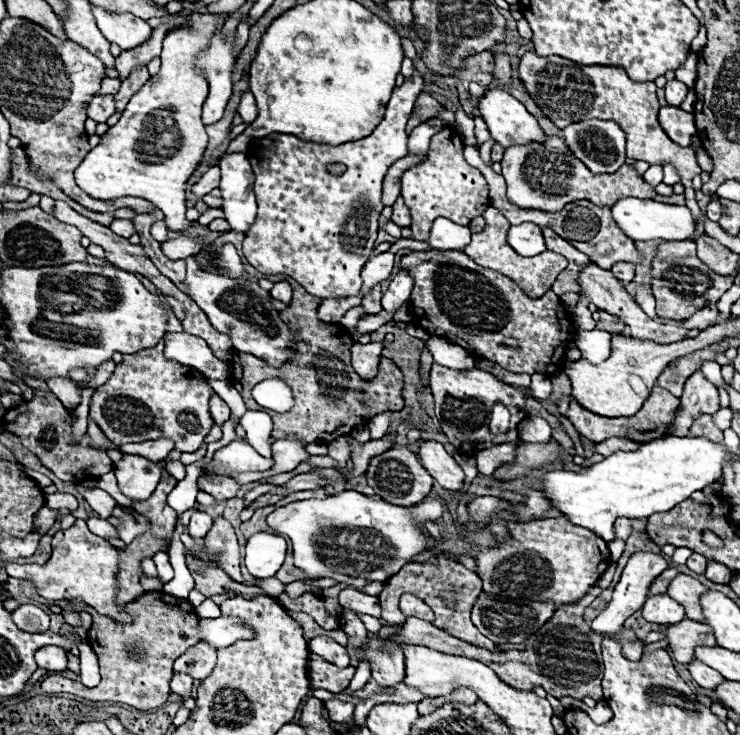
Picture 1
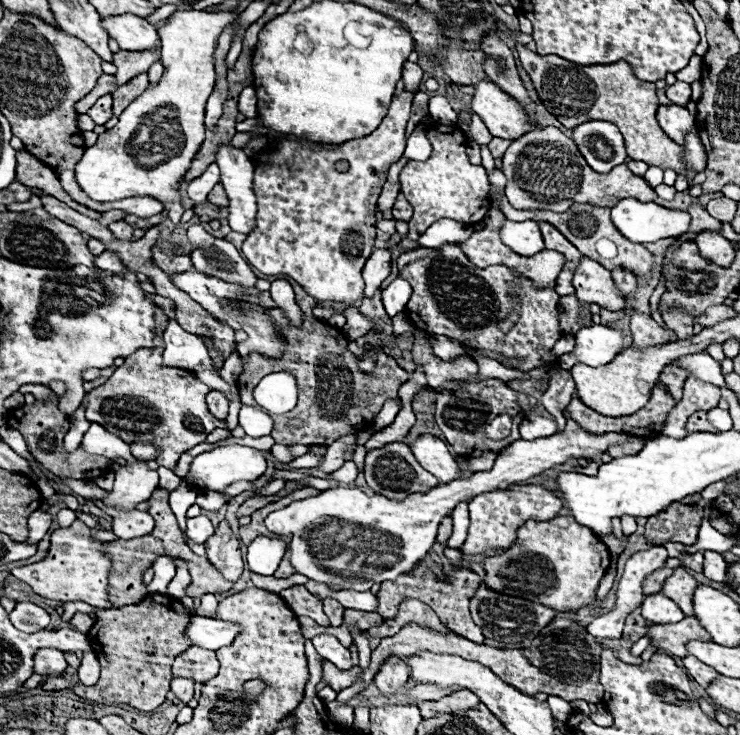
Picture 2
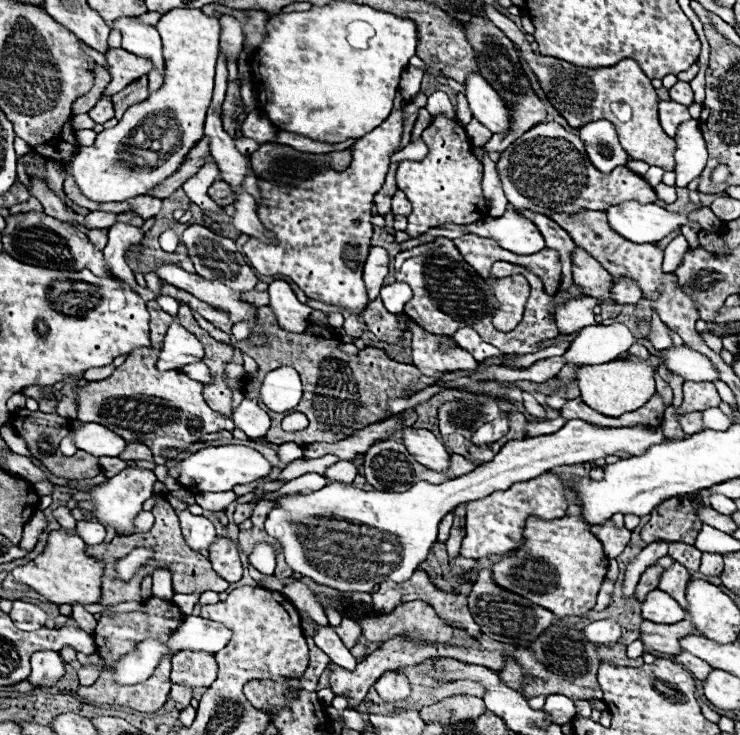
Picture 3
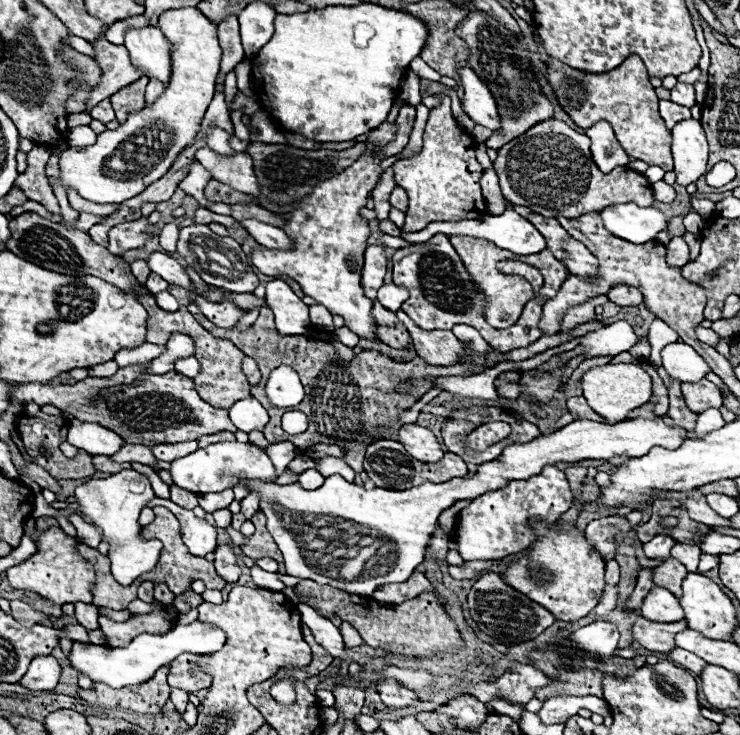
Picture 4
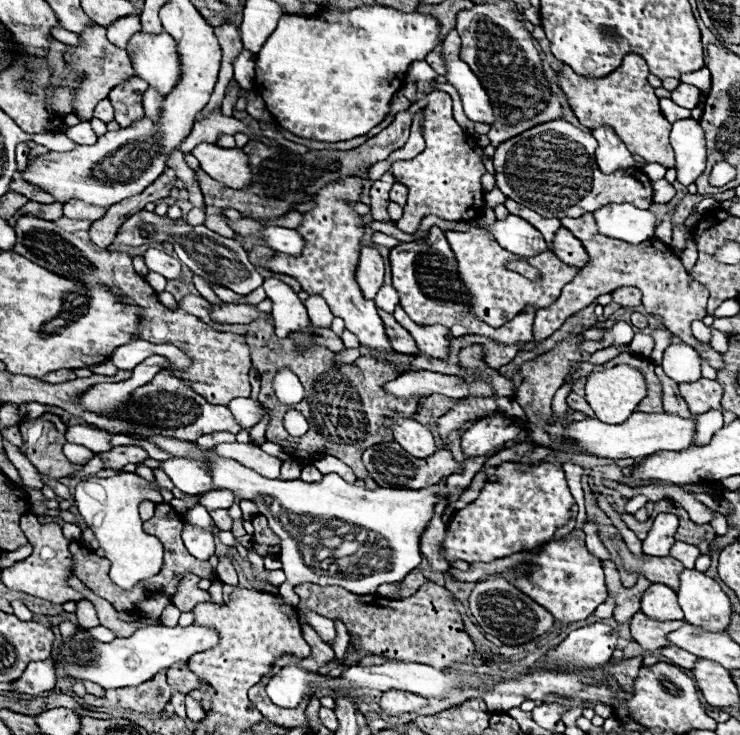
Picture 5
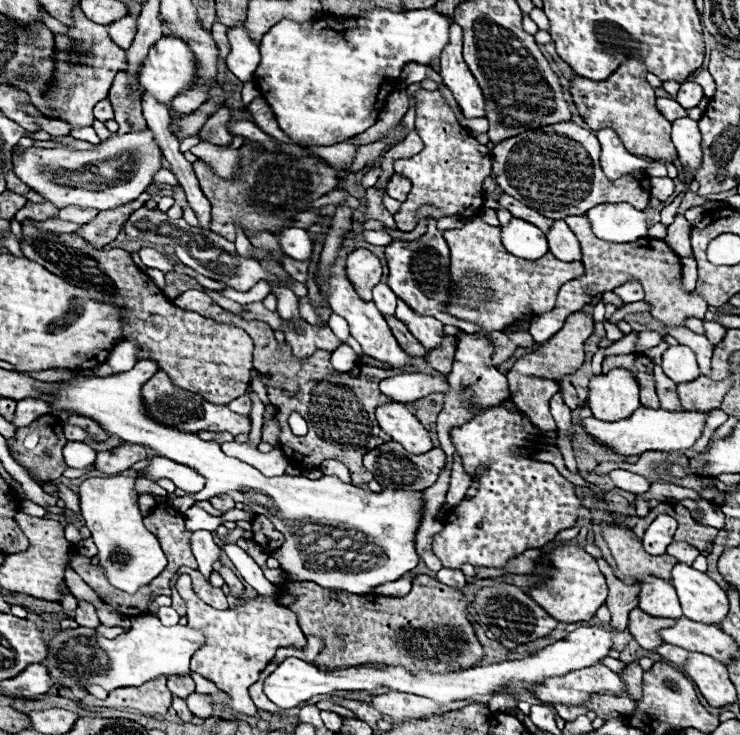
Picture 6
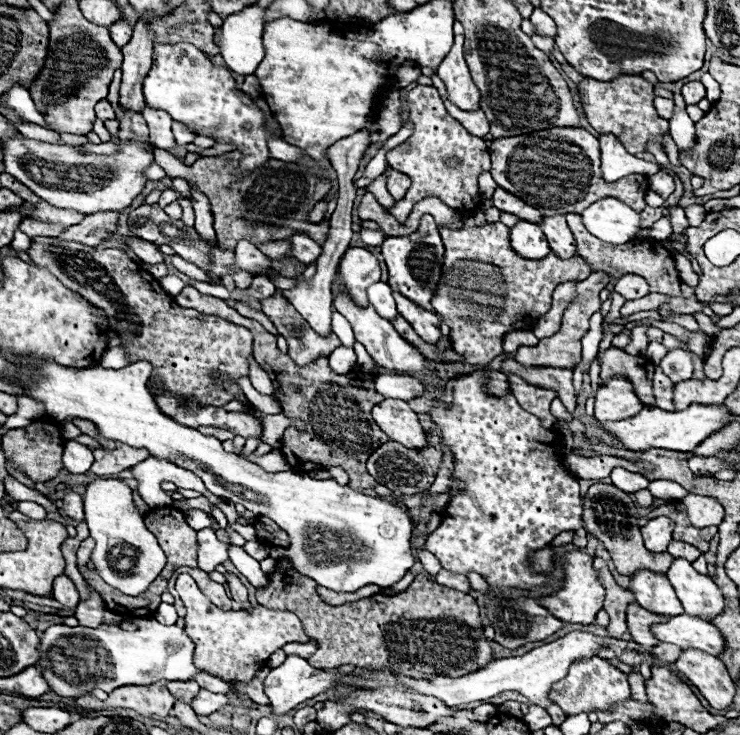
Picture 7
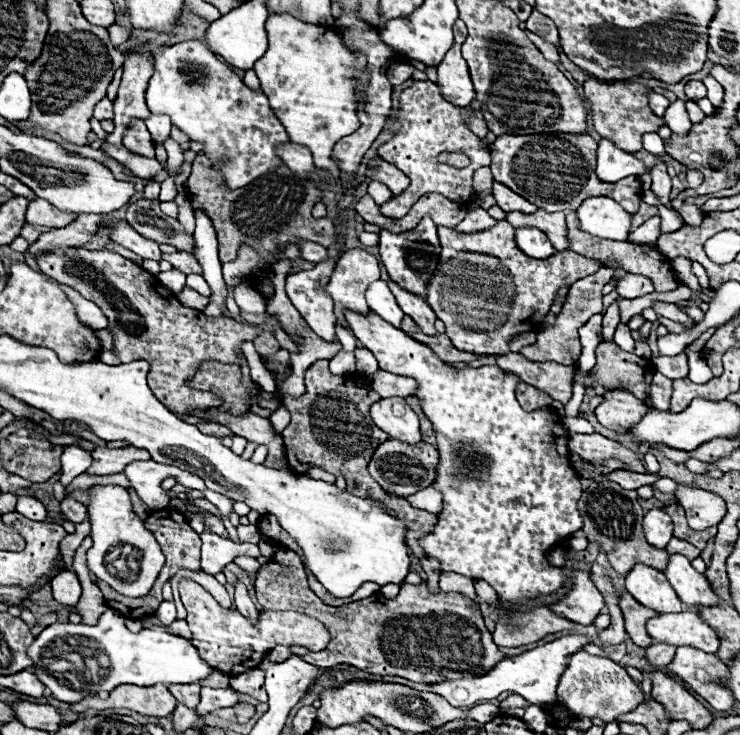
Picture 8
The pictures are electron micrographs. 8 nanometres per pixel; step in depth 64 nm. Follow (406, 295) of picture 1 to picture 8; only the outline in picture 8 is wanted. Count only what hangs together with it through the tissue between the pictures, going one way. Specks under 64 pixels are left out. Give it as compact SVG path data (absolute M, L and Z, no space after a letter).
M382 280L373 282L366 290L365 296L372 312L376 312L380 318L390 322L392 326L400 328L404 312L396 304L396 299L389 289L387 282Z

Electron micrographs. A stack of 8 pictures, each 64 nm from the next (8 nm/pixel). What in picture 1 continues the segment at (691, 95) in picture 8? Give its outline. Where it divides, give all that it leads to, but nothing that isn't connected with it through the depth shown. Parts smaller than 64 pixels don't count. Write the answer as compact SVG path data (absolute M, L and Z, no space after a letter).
M670 80L664 90L666 90L666 100L668 100L668 104L670 104L670 106L680 106L682 100L686 98L688 86L682 84L682 82L678 82L678 80Z

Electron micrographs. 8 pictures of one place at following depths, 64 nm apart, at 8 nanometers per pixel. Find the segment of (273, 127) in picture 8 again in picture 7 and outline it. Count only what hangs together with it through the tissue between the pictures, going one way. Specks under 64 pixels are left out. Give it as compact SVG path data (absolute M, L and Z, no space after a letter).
M176 42L176 44L156 44L152 54L152 68L148 70L144 82L146 102L154 108L166 110L172 120L178 120L200 134L202 130L214 132L220 144L234 144L236 150L244 154L240 160L238 176L250 174L268 162L268 138L278 138L264 128L262 110L250 100L244 92L236 88L236 82L230 76L230 70L218 68L210 58L200 52L194 44Z

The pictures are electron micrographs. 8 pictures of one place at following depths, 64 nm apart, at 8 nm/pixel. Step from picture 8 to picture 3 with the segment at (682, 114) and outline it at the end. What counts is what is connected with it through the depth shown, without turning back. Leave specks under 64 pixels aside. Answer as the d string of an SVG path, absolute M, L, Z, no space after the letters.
M688 120L680 126L676 136L676 186L686 188L698 178L706 166L708 152L696 120Z

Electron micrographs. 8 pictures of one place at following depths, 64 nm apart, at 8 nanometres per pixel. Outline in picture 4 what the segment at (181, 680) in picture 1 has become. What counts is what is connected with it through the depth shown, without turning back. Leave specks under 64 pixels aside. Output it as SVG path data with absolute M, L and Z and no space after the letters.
M172 690L170 692L170 700L174 702L176 710L182 714L186 710L186 704L188 704L188 692L186 690Z

